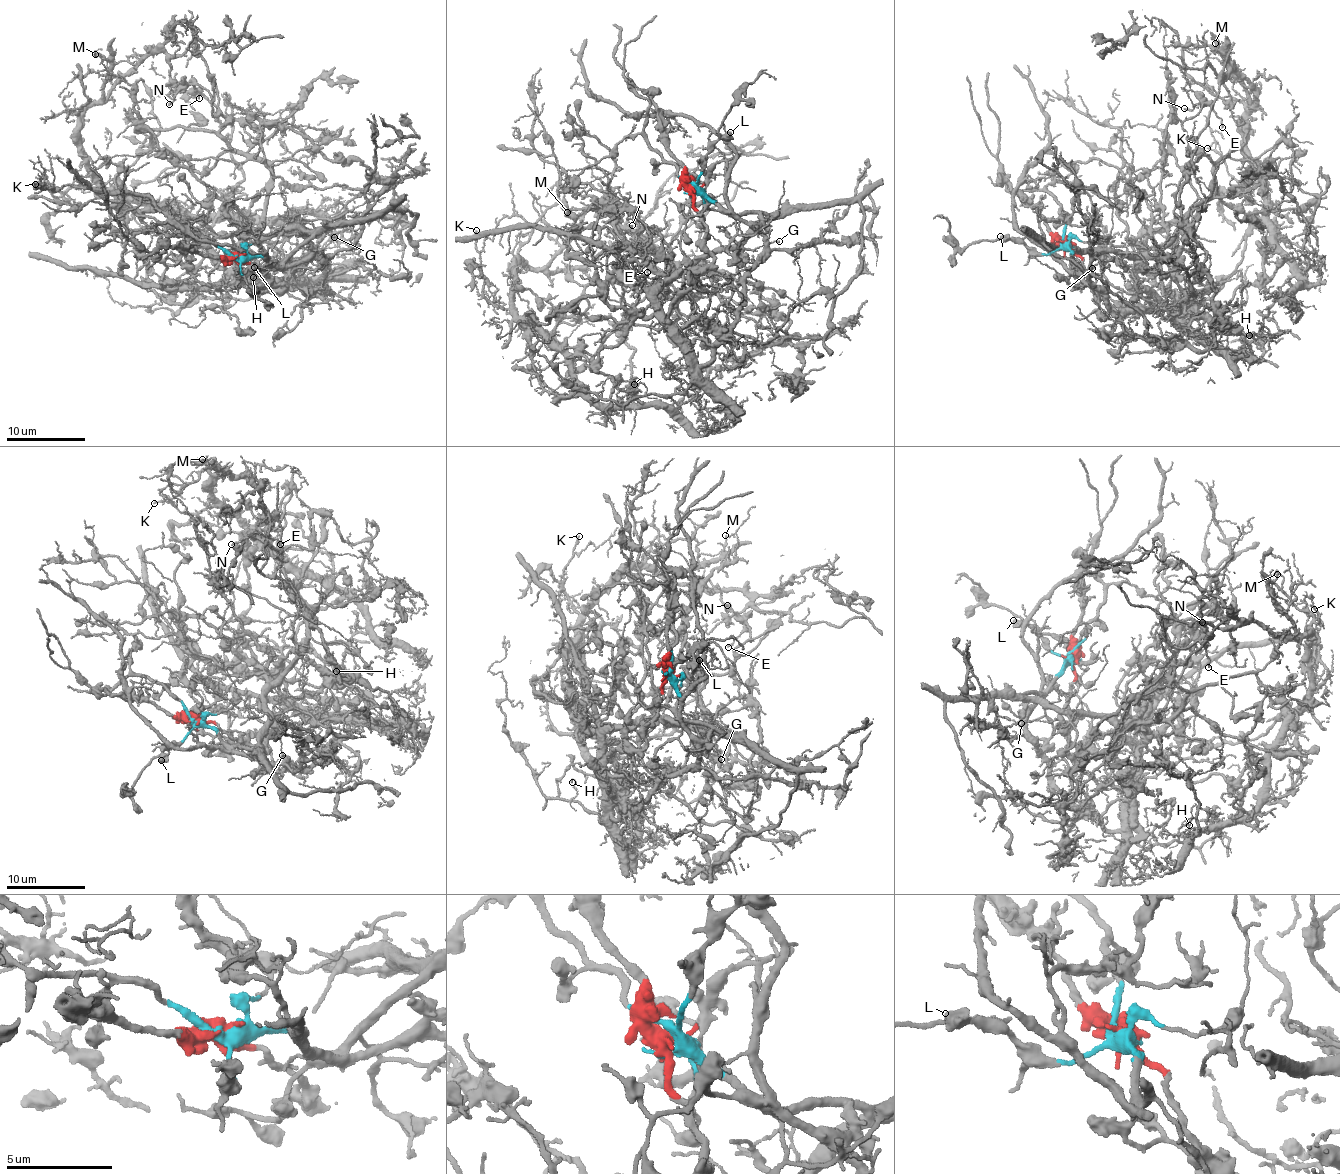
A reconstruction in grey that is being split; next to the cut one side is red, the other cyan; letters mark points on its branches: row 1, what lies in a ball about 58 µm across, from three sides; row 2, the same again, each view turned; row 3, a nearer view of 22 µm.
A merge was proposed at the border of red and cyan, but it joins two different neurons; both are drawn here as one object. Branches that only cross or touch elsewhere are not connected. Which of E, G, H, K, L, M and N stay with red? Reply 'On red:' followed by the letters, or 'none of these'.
On red: G, H, K, M

